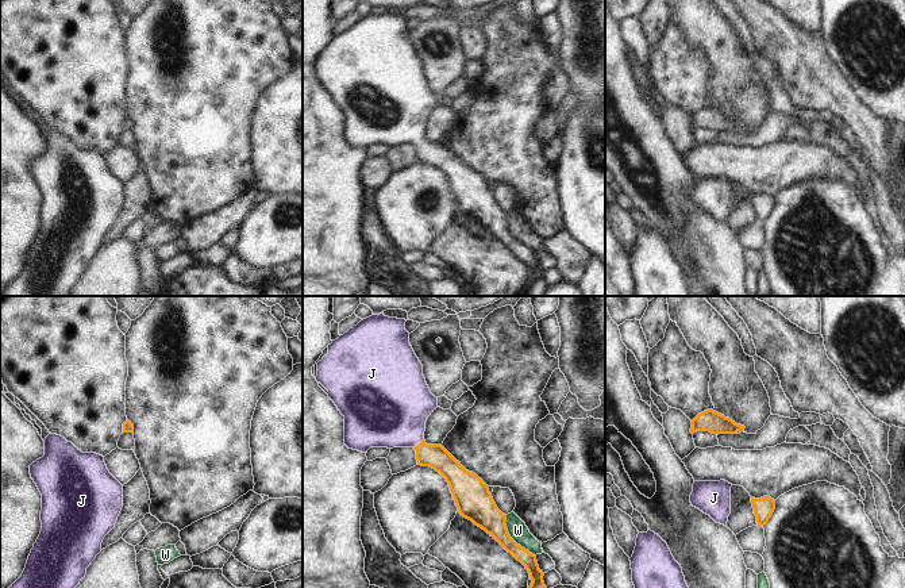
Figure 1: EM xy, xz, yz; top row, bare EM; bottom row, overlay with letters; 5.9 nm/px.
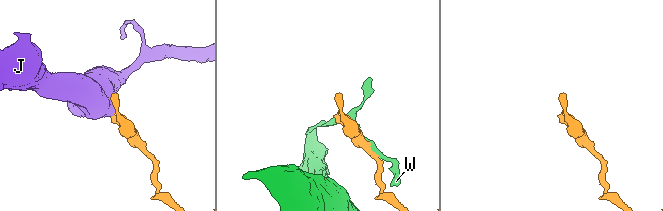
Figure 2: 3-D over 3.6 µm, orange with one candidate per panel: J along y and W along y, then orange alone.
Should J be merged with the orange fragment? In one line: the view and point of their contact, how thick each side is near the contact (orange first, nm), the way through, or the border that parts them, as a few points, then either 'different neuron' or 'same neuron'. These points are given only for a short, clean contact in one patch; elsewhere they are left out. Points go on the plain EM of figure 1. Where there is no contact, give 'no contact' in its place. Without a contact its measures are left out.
meets orange in xz at (419, 141); 140 nm thick on the orange side, 420 nm on the other; runs through xz (435, 153), (431, 153), (419, 141), (392, 108); same neuron

